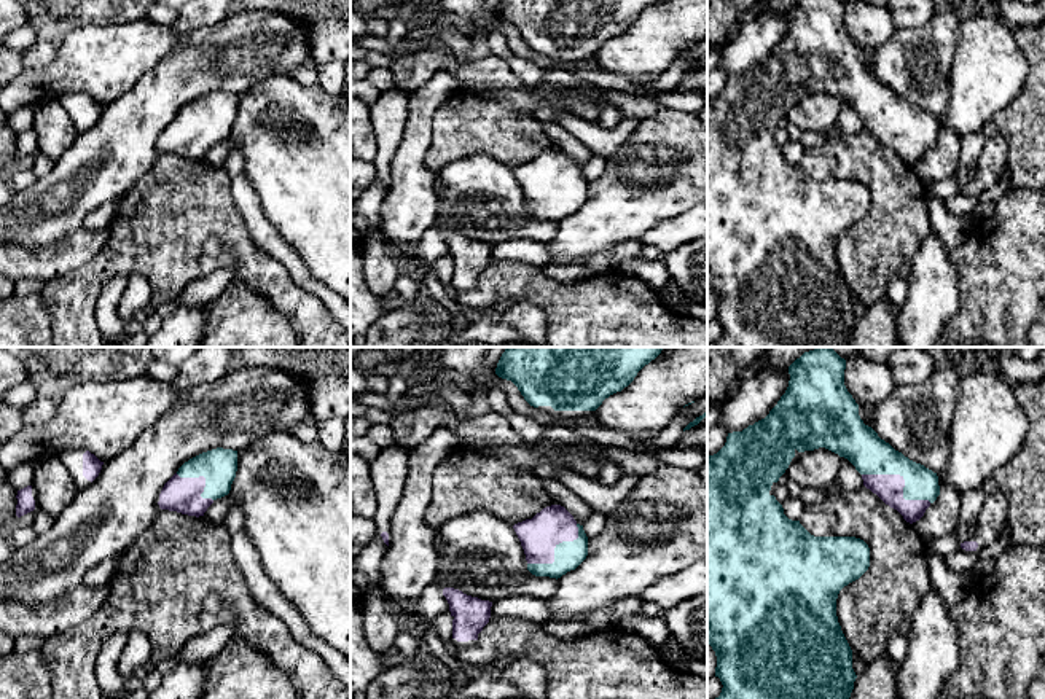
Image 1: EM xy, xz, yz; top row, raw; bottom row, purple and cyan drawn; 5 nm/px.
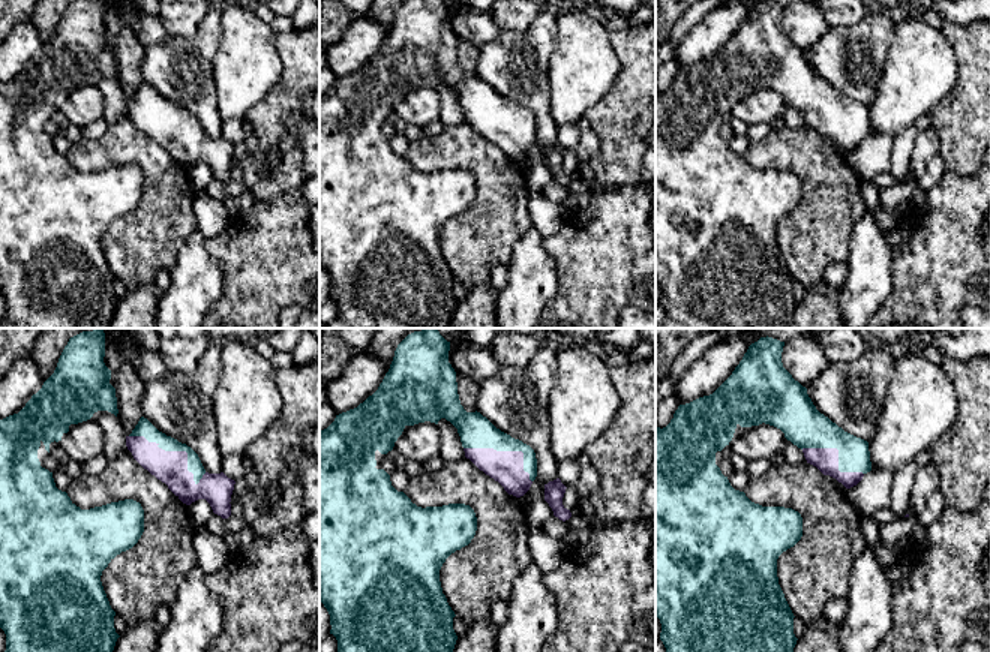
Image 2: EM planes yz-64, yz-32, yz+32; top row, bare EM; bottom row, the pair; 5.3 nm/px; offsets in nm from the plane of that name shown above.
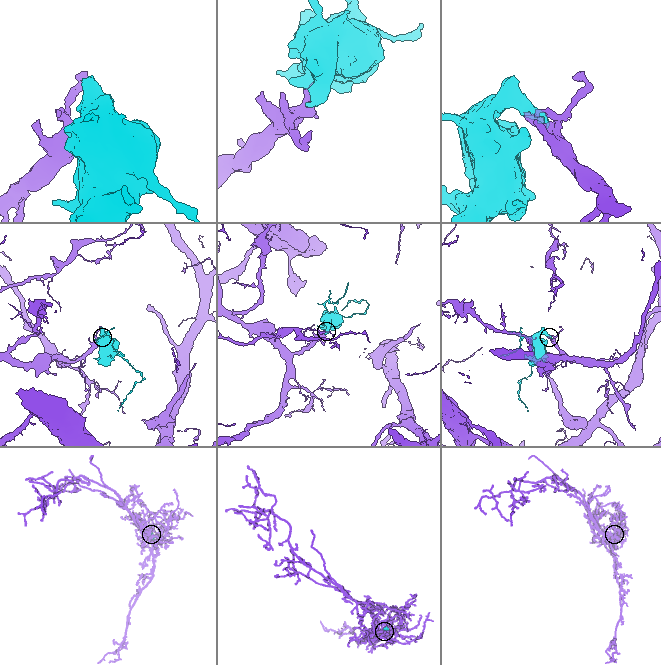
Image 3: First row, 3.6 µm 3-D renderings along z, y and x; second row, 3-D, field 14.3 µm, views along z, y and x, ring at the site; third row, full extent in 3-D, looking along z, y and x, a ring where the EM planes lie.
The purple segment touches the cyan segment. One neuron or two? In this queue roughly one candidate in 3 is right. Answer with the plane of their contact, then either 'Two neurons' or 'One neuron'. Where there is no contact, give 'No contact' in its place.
Touches purple in yz. One neuron

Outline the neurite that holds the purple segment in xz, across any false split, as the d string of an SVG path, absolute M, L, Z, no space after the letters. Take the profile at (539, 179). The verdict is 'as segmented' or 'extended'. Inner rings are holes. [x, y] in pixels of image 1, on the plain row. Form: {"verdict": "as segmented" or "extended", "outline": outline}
{"verdict": "extended", "outline": "M551 148L513 169L535 220L561 221L588 199L588 180L561 148Z"}

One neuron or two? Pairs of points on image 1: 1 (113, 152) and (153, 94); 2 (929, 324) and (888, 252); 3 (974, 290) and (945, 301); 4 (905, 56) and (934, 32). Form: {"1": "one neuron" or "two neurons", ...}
{"1": "one neuron", "2": "two neurons", "3": "two neurons", "4": "one neuron"}

